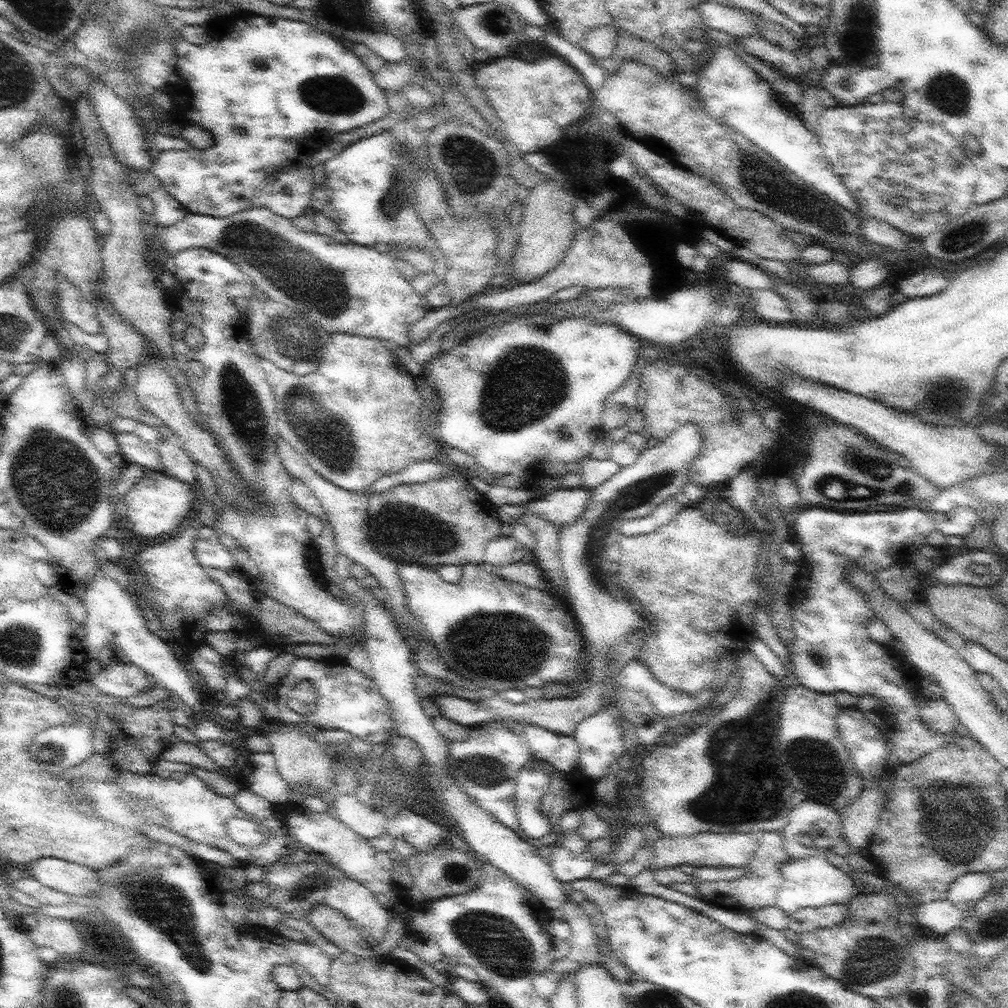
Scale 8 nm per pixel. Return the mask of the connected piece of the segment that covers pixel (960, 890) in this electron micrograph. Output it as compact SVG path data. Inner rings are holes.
M990 872L964 874L957 878L948 889L947 900L950 900L958 908L974 905L990 892L994 884L993 880Z

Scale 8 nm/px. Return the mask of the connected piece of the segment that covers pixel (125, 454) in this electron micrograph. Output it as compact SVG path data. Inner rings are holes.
M121 433L117 436L117 442L125 464L135 463L158 471L160 456L157 447L132 433Z

